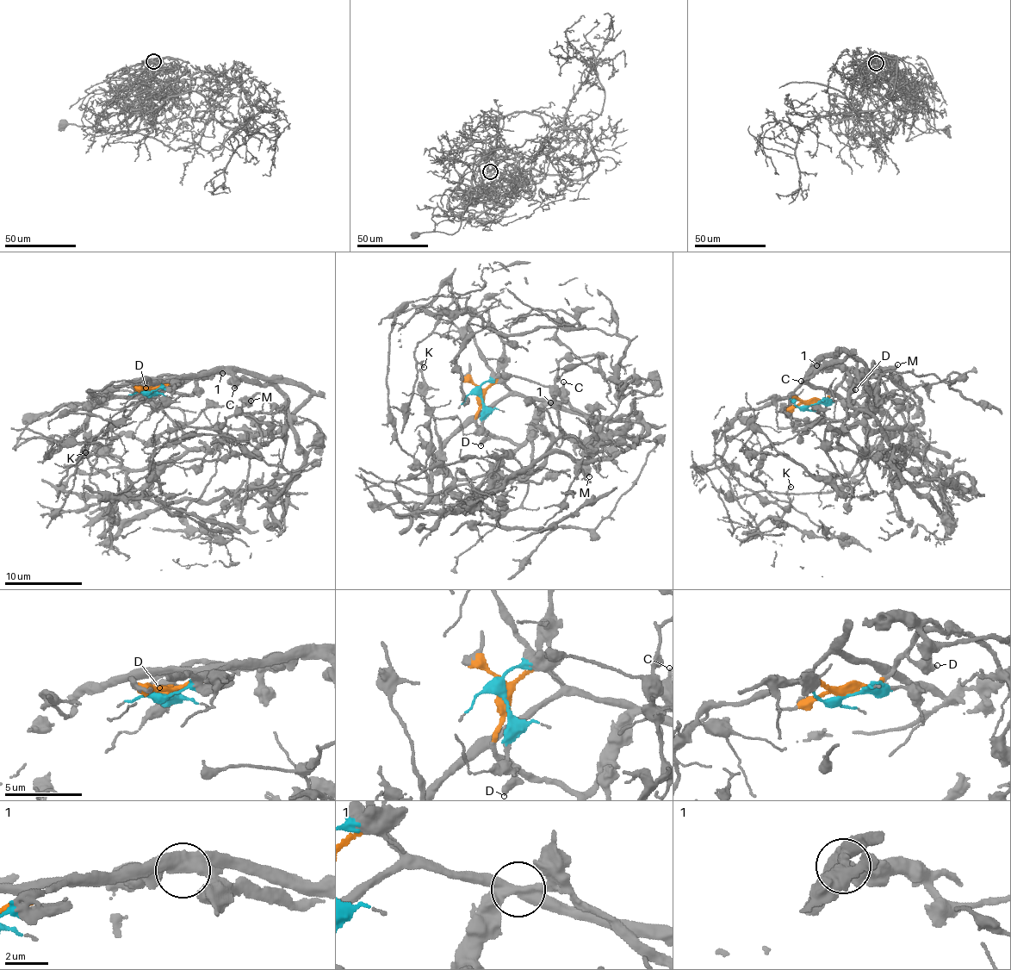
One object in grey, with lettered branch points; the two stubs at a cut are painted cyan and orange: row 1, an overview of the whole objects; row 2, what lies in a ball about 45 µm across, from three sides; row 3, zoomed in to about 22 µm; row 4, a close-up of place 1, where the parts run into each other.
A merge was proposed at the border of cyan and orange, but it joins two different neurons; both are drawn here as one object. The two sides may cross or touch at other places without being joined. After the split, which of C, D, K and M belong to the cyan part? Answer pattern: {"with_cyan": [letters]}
{"with_cyan": ["K"]}

